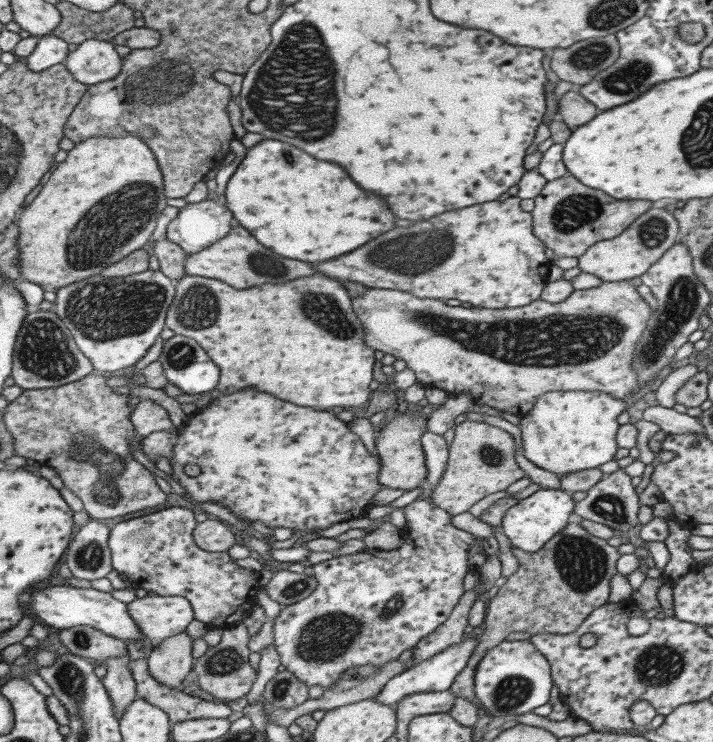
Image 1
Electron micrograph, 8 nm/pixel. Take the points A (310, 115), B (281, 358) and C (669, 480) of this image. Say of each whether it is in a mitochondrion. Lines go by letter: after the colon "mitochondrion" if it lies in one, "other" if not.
A: mitochondrion
B: other
C: other

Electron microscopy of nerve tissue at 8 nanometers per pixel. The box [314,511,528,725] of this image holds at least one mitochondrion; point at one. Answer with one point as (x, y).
(357, 677)

